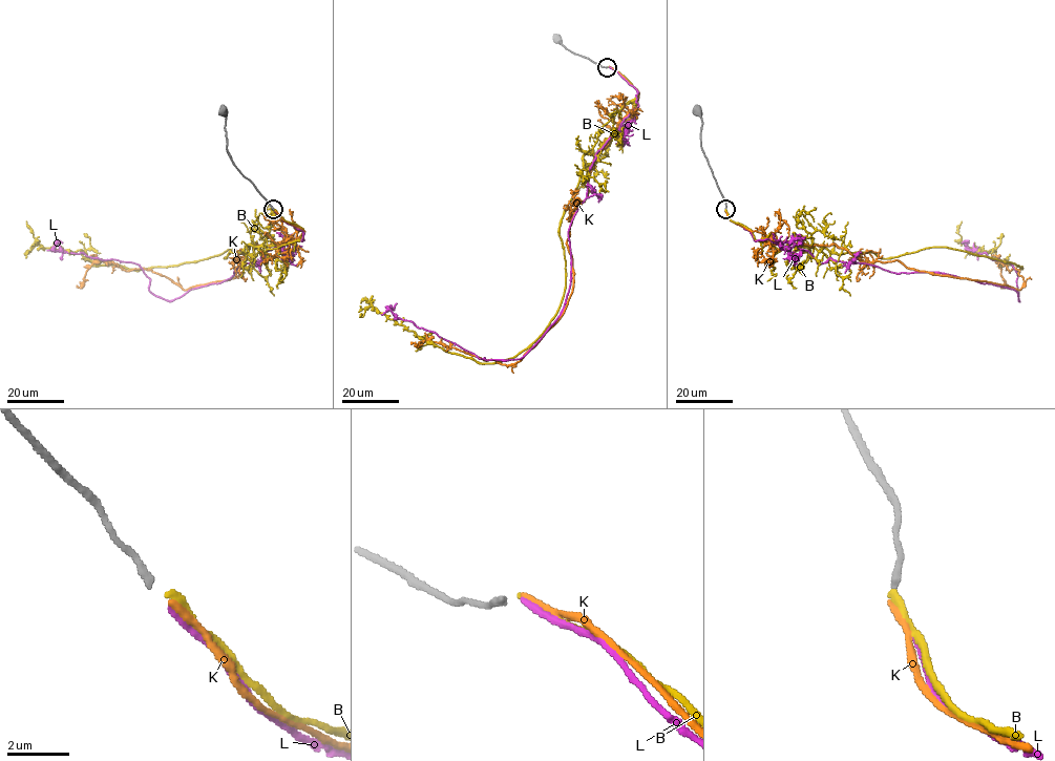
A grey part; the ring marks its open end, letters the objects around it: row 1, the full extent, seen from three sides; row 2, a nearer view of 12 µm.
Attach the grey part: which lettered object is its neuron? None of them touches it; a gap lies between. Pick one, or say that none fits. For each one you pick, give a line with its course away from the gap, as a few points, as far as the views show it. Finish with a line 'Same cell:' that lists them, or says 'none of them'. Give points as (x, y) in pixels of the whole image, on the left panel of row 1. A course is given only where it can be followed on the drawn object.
L: Its course: (275, 210), (302, 241), (172, 300), (149, 290), (138, 265), (55, 248), (62, 242)
Same cell: L

